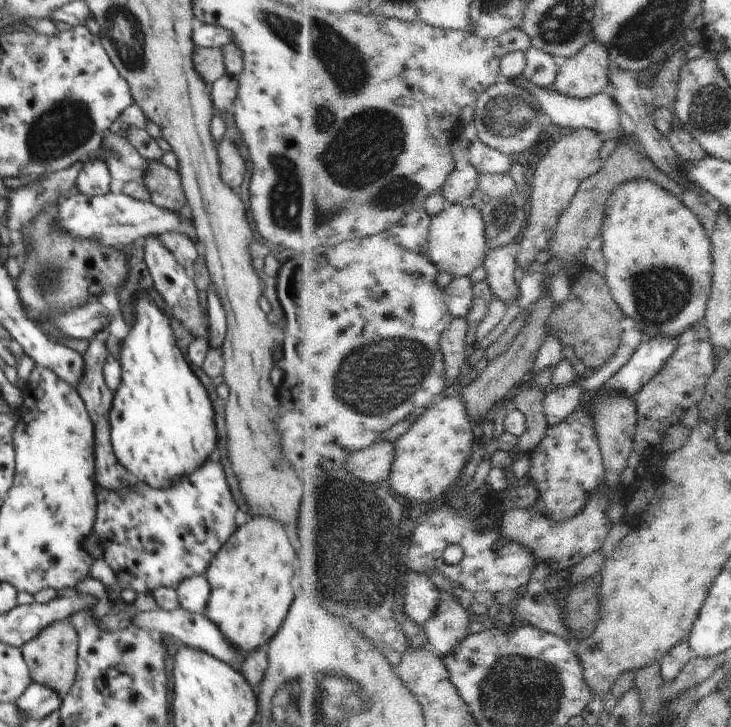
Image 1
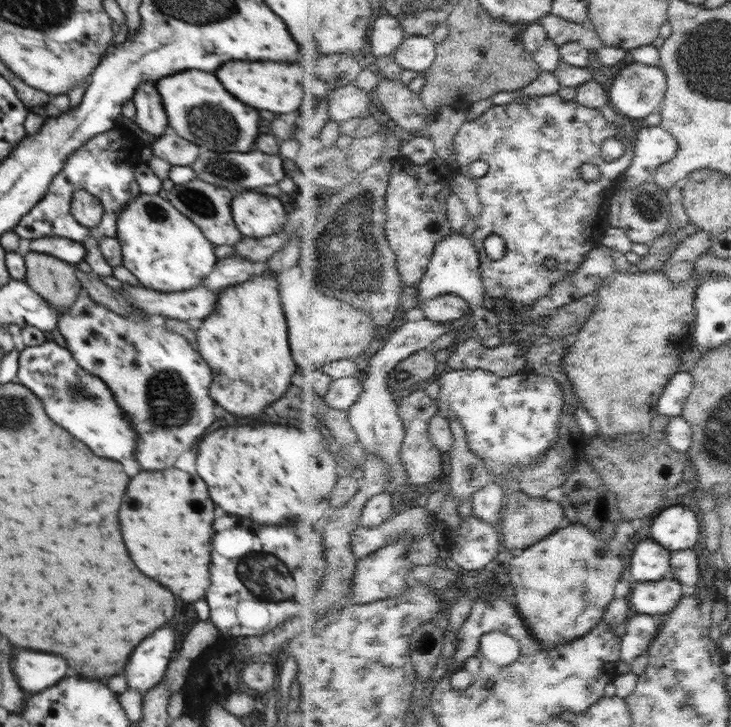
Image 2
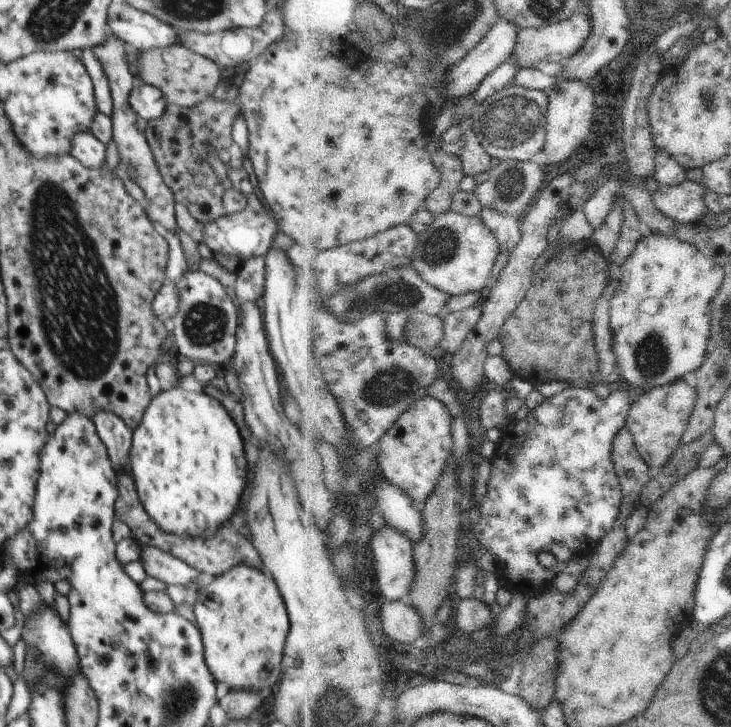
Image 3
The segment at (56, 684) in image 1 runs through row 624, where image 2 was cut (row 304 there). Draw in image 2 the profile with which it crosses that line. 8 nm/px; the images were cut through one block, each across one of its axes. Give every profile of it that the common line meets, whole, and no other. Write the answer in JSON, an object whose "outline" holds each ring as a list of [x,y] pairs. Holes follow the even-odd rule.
{"outline":[[[32,251],[23,257],[26,265],[24,281],[56,308],[60,315],[83,293],[73,264]]]}

